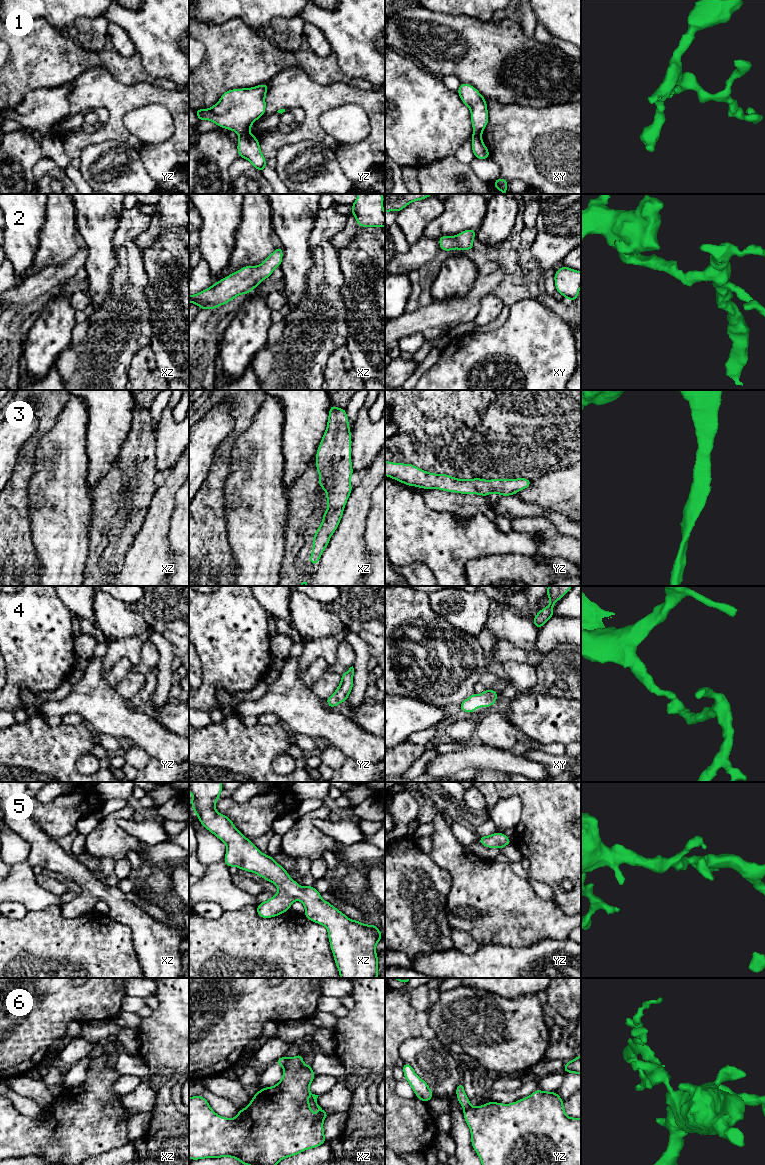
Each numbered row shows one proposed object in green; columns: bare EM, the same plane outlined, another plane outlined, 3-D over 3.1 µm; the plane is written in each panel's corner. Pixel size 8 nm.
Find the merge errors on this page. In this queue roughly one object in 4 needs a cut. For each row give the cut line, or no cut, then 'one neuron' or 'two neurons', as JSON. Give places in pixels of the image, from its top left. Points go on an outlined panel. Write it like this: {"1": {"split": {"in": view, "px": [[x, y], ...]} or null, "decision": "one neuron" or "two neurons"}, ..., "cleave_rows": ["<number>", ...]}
{"1": {"split": {"in": "yz", "px": [[249, 132], [243, 133], [240, 136]]}, "decision": "two neurons"}, "2": {"split": null, "decision": "one neuron"}, "3": {"split": null, "decision": "one neuron"}, "4": {"split": null, "decision": "one neuron"}, "5": {"split": null, "decision": "one neuron"}, "6": {"split": {"in": "xz", "px": [[287, 1057], [282, 1064]]}, "decision": "two neurons"}, "cleave_rows": ["1", "6"]}

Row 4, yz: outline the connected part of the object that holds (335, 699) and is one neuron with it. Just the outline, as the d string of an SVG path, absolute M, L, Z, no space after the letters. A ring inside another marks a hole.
M353 666L349 670L341 675L341 682L337 690L332 693L325 701L330 706L330 709L334 708L336 705L346 701L353 688L353 676L354 668Z

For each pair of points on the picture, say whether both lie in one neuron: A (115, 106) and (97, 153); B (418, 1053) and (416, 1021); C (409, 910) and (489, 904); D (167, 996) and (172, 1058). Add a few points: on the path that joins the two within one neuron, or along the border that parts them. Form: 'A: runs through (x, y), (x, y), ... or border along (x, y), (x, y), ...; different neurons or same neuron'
A: border along (125, 142), (99, 141), (89, 144), (80, 153); different neurons
B: border along (435, 1036), (407, 1038), (398, 1051); different neurons
C: border along (451, 884), (446, 899), (446, 918), (452, 929); different neurons
D: runs through (172, 1011), (172, 1043); same neuron

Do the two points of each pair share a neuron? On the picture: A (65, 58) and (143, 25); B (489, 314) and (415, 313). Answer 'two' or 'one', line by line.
A: two
B: two

